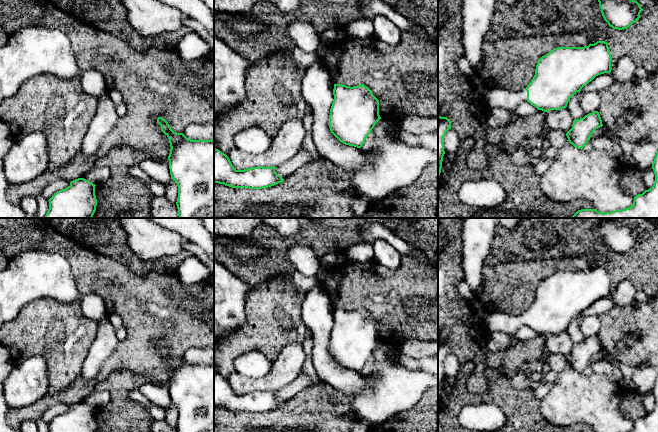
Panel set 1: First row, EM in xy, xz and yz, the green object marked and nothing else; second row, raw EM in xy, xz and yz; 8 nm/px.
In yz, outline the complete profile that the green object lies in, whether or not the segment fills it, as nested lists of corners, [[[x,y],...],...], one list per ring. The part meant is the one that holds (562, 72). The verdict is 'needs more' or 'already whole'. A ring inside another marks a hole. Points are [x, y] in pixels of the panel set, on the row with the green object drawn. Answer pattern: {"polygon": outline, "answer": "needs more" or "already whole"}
{"polygon": [[[597,41],[584,47],[554,48],[538,60],[535,75],[525,89],[509,91],[496,87],[474,87],[469,99],[473,103],[486,105],[489,110],[495,108],[513,110],[523,101],[544,112],[566,108],[576,92],[580,92],[596,76],[611,72],[611,54],[608,45],[605,41]]], "answer": "needs more"}

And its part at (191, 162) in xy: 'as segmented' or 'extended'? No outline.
as segmented

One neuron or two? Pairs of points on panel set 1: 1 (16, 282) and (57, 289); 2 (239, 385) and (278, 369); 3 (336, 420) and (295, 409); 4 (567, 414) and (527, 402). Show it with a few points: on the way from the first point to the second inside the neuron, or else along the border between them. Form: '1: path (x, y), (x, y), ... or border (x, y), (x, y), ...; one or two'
1: path (26, 282), (47, 282); one
2: path (249, 384), (259, 384), (268, 379); one
3: path (326, 420), (305, 419); one
4: border (539, 402), (539, 412), (548, 421); two

